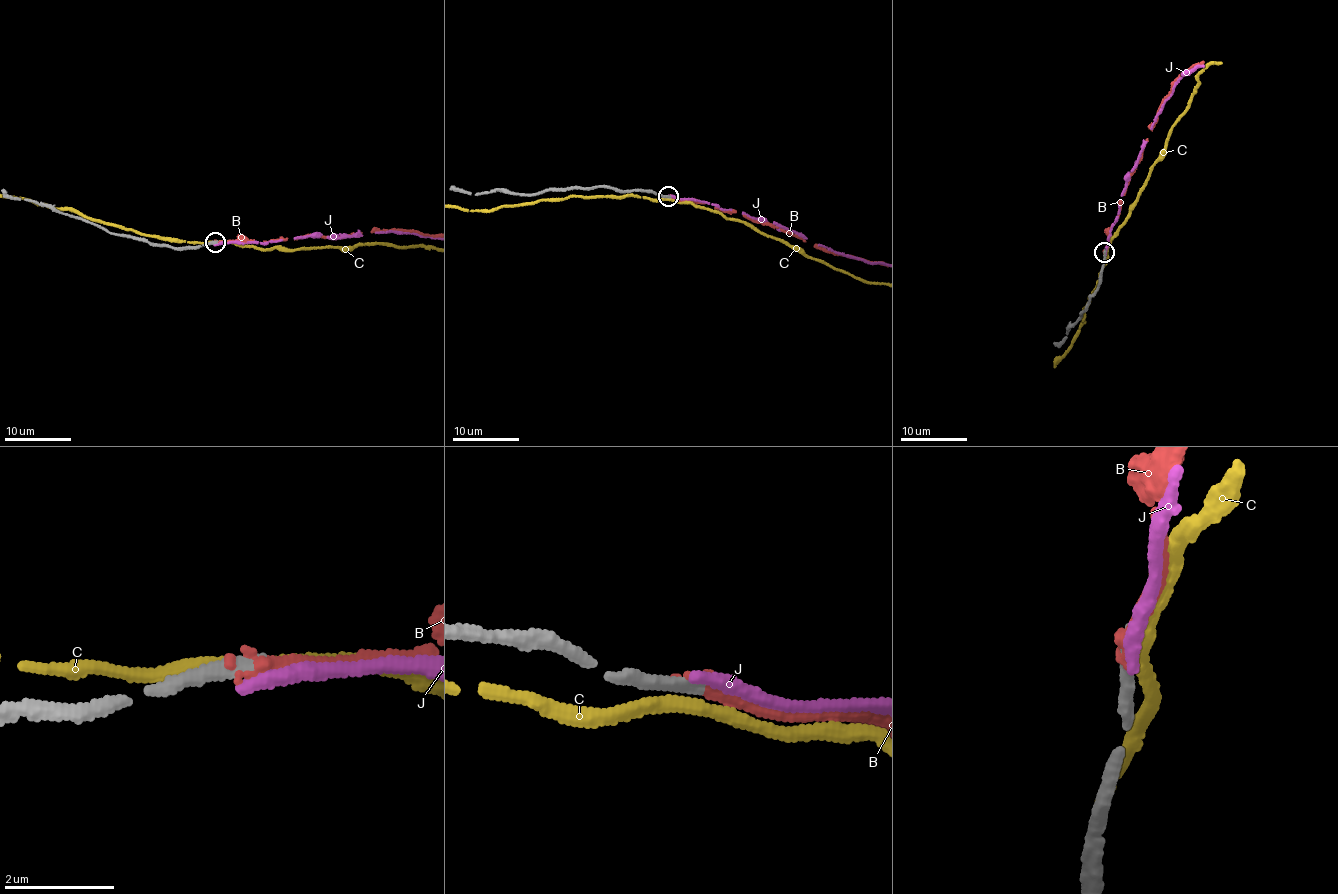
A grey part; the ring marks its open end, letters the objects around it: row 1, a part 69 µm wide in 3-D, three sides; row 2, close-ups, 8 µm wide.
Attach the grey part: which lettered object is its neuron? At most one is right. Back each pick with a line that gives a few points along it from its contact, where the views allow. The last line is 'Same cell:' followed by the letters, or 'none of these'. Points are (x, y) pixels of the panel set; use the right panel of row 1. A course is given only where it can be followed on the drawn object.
Same cell: B

